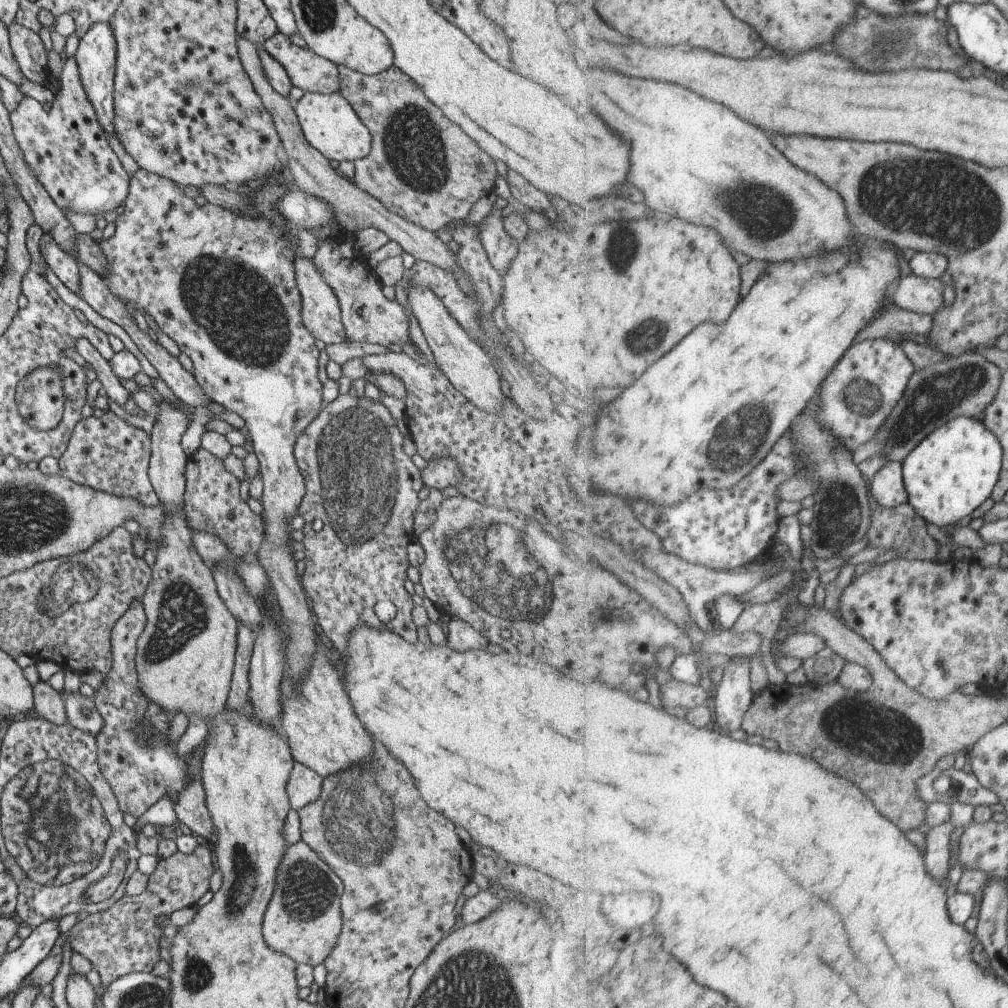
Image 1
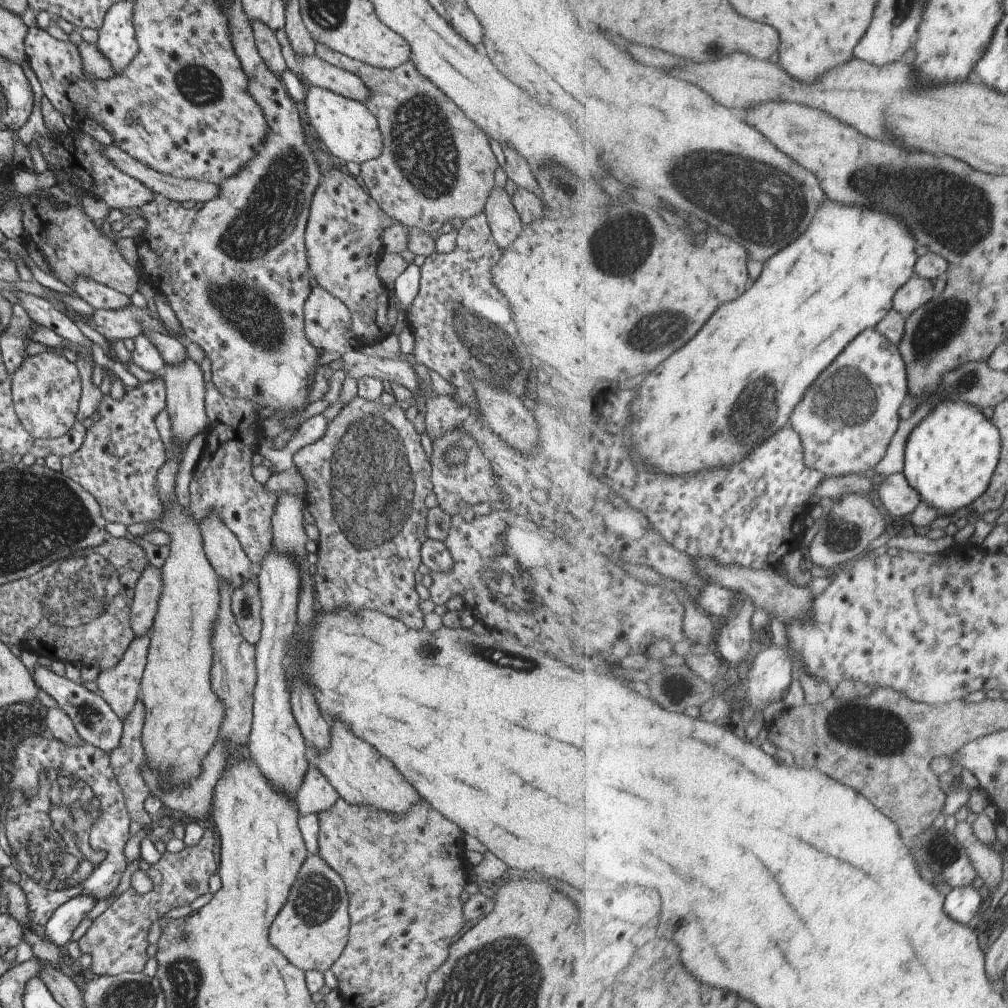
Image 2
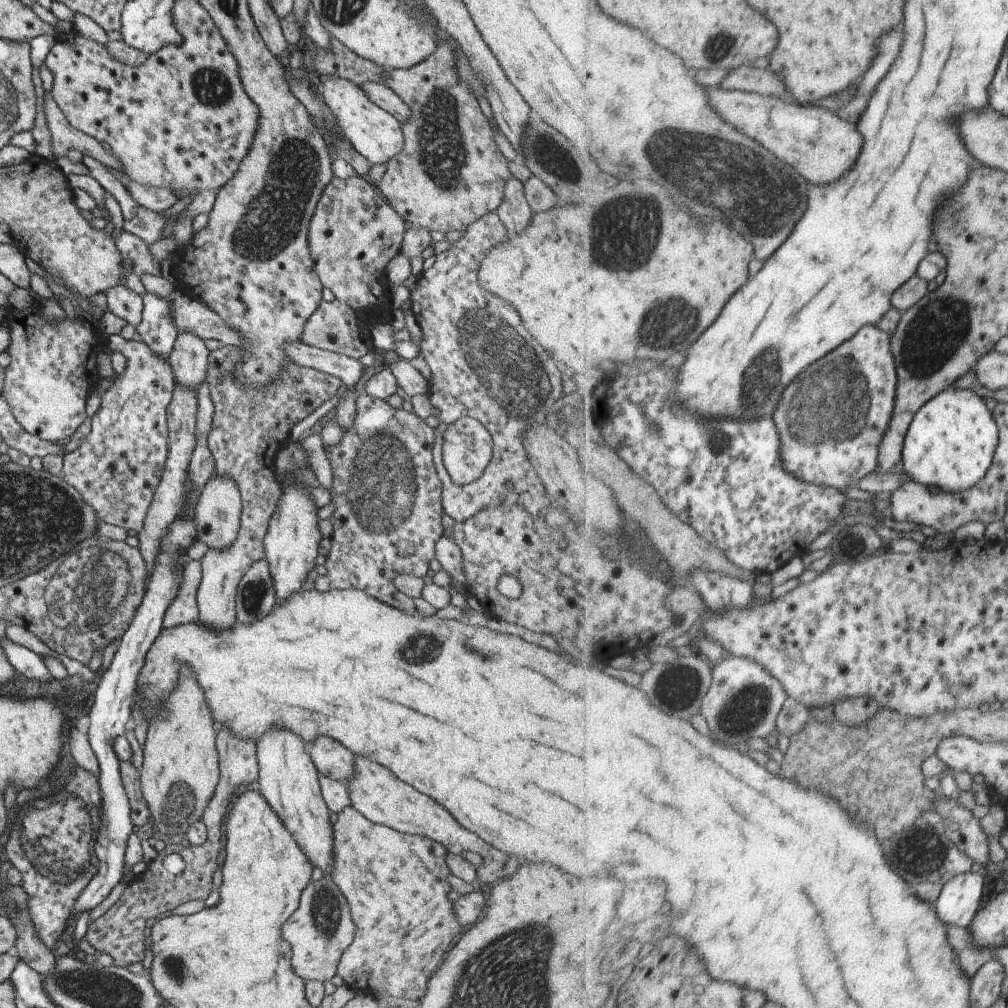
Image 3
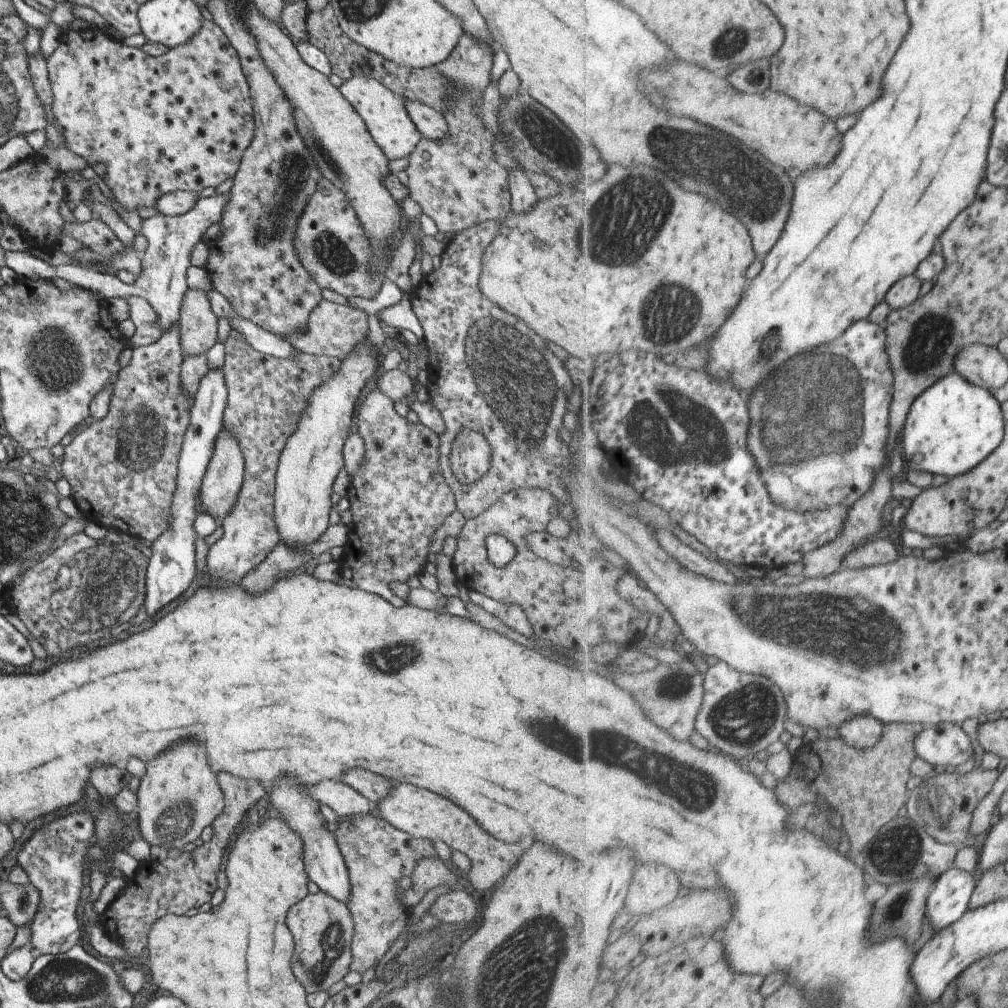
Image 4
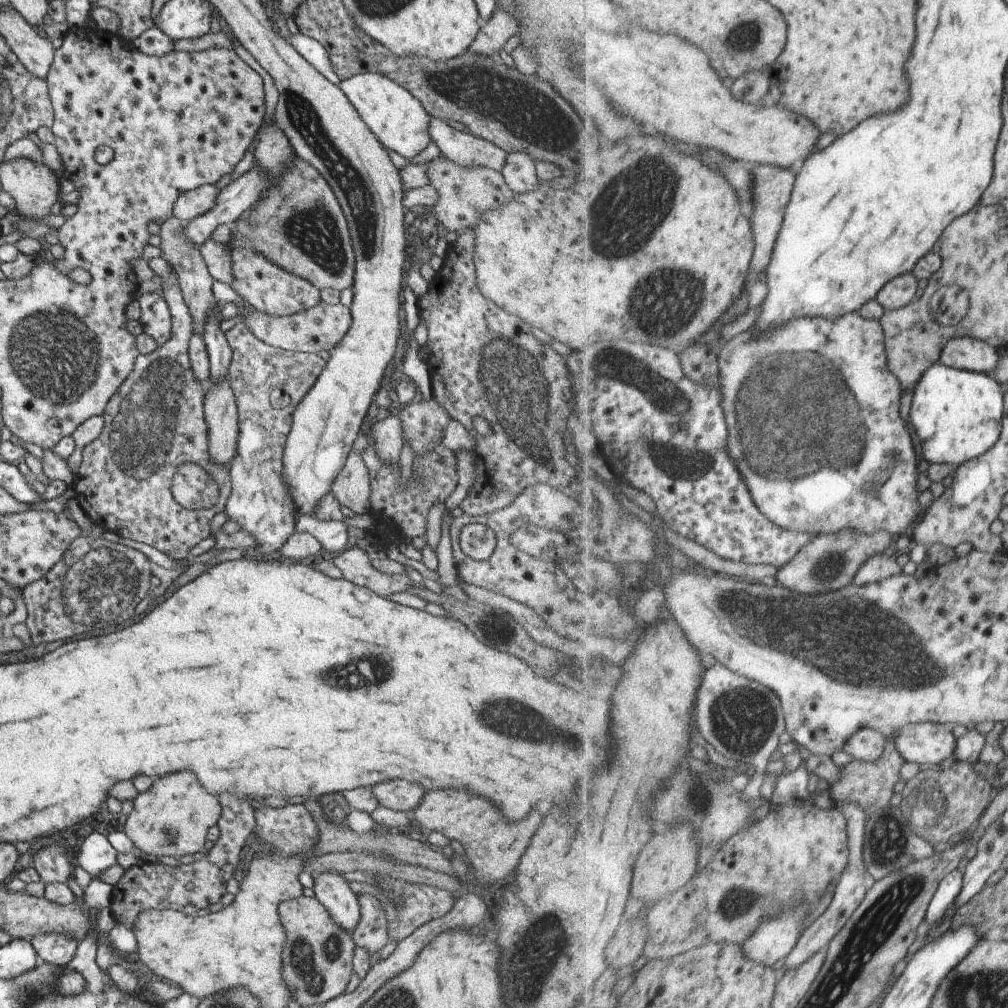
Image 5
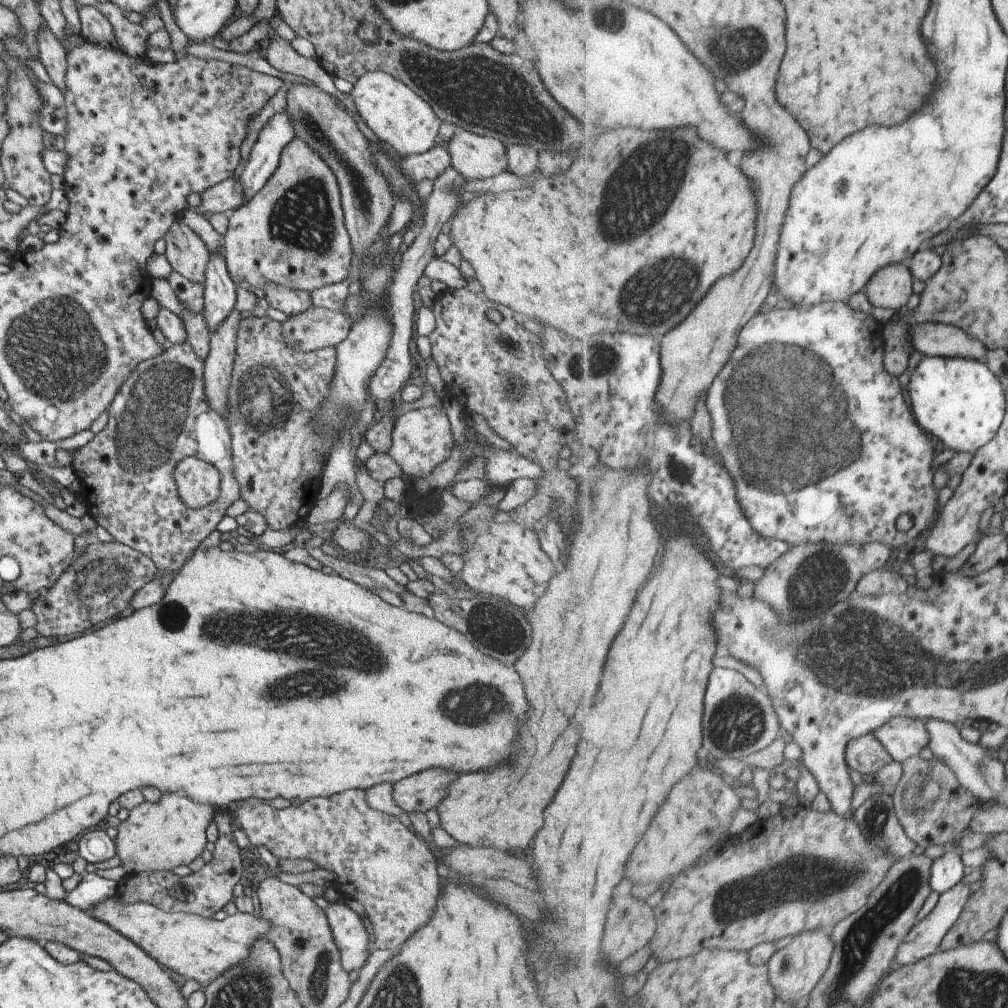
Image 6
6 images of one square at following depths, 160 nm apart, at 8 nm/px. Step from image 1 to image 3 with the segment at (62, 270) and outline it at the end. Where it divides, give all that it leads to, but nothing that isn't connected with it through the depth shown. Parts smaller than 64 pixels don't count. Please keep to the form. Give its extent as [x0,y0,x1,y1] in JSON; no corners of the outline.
[103,285,142,327]

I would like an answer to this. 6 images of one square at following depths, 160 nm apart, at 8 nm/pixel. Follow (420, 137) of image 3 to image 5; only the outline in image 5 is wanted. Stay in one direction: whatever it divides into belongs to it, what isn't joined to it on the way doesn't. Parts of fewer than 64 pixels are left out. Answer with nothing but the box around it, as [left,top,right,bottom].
[425,7,518,232]

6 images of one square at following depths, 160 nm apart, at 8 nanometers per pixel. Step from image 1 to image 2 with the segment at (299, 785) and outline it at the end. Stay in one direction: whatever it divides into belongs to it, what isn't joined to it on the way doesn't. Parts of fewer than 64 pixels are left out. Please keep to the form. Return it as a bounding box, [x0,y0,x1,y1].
[295,765,340,816]

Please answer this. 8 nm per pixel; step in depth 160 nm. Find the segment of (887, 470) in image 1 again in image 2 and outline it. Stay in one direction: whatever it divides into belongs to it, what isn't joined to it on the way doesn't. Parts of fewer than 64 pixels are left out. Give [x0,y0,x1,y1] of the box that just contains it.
[876,472,921,519]

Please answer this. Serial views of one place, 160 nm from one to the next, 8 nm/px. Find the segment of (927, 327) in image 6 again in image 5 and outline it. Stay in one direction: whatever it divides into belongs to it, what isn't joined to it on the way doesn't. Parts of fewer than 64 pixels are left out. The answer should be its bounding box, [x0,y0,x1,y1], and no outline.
[940,337,1001,375]

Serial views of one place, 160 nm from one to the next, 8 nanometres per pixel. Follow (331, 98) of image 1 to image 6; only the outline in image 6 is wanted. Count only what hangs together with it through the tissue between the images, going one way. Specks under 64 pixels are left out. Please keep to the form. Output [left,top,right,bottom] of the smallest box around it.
[348,71,442,156]

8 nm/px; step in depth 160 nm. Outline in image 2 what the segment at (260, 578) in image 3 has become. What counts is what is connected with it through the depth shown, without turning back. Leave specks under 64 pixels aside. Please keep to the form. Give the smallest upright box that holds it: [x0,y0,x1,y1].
[229,576,261,646]

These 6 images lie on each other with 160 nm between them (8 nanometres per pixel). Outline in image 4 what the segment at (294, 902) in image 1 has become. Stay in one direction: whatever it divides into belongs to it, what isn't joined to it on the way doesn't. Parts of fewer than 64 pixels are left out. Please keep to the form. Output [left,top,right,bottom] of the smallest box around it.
[285,892,354,994]

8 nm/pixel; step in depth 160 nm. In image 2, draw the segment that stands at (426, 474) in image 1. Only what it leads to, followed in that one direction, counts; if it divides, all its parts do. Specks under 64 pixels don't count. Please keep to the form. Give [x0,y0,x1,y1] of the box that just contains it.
[429,430,503,517]

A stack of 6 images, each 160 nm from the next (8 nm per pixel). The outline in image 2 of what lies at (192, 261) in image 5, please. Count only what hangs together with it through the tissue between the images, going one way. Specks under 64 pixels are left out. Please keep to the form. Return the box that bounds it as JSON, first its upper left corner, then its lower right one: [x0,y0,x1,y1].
[162,357,208,458]

